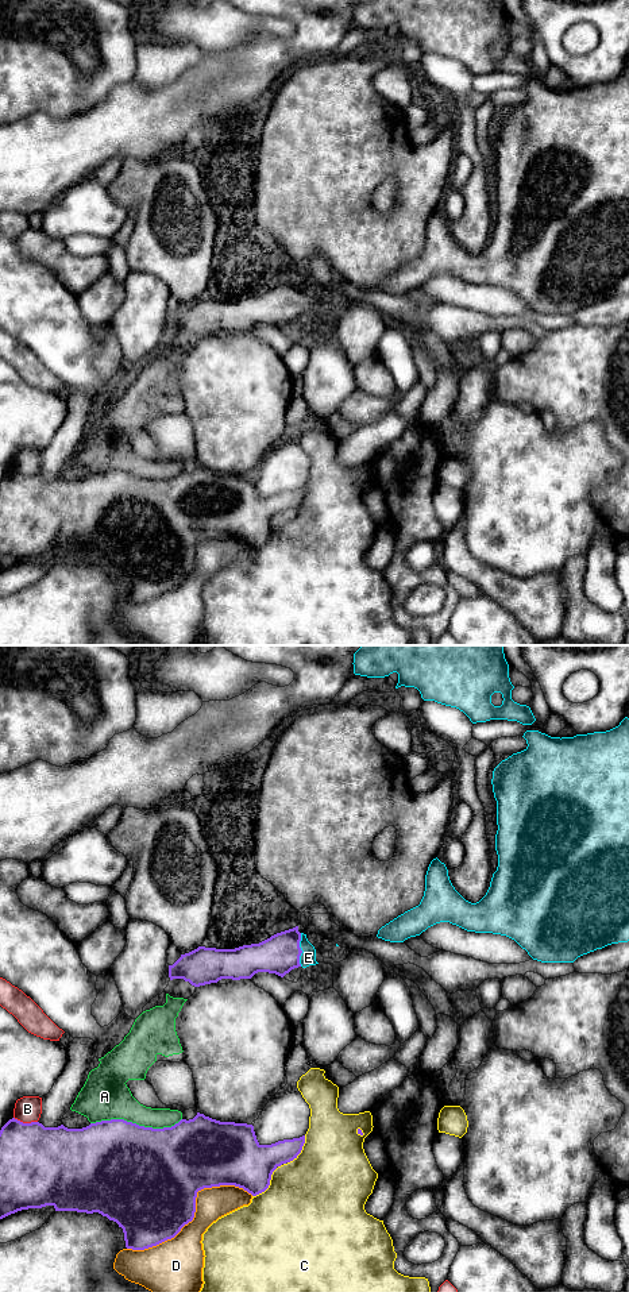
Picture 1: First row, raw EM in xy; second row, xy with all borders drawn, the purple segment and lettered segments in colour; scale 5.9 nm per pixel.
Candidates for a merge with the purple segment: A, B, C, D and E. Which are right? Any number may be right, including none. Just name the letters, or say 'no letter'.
E

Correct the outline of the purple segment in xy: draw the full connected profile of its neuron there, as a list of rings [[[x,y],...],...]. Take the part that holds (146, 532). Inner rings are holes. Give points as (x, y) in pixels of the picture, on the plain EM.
[[[197,464],[193,471],[181,471],[174,478],[163,481],[144,479],[124,471],[101,473],[82,481],[67,481],[63,477],[58,479],[45,479],[39,474],[23,475],[12,470],[0,482],[0,571],[22,562],[42,560],[46,558],[53,558],[55,563],[99,564],[109,572],[116,574],[119,579],[123,581],[127,601],[144,602],[174,590],[185,576],[193,572],[198,543],[220,537],[235,537],[256,548],[269,540],[271,527],[278,518],[297,510],[304,495],[305,487],[278,493],[271,497],[261,497],[252,477],[220,474],[200,464]]]

